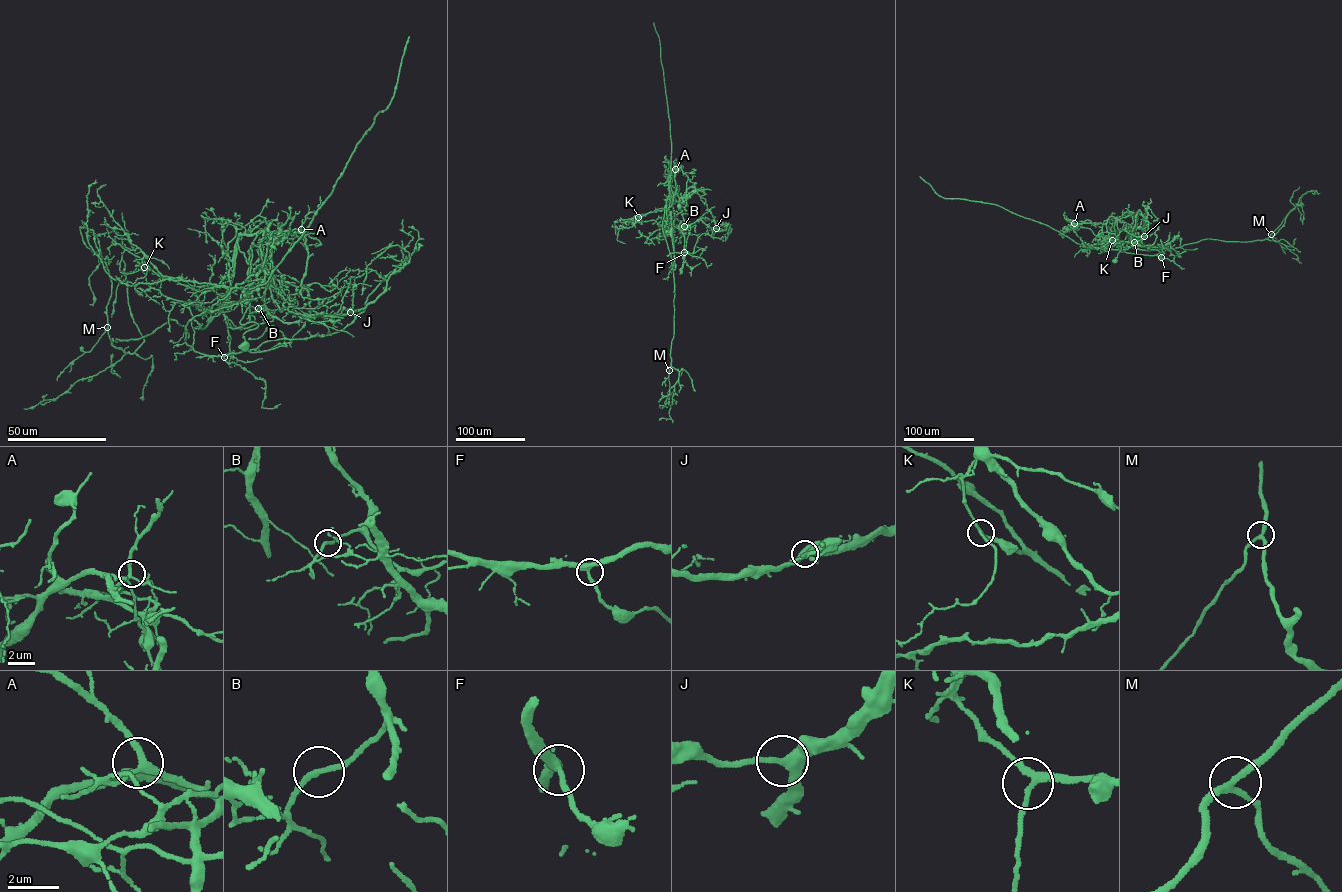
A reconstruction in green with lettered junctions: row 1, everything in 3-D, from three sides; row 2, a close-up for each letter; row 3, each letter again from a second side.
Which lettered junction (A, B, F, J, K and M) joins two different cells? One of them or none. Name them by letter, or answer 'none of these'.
B

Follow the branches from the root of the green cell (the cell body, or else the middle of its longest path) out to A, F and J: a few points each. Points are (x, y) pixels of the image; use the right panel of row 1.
A: (1115, 261), (1121, 251), (1115, 237), (1114, 217), (1111, 216), (1104, 224), (1074, 223)
F: (1115, 261), (1121, 251), (1115, 220), (1111, 216), (1102, 227), (1109, 247), (1161, 257)
J: (1115, 261), (1121, 251), (1115, 237), (1115, 218), (1130, 225), (1136, 242), (1134, 246), (1132, 243), (1144, 236)

